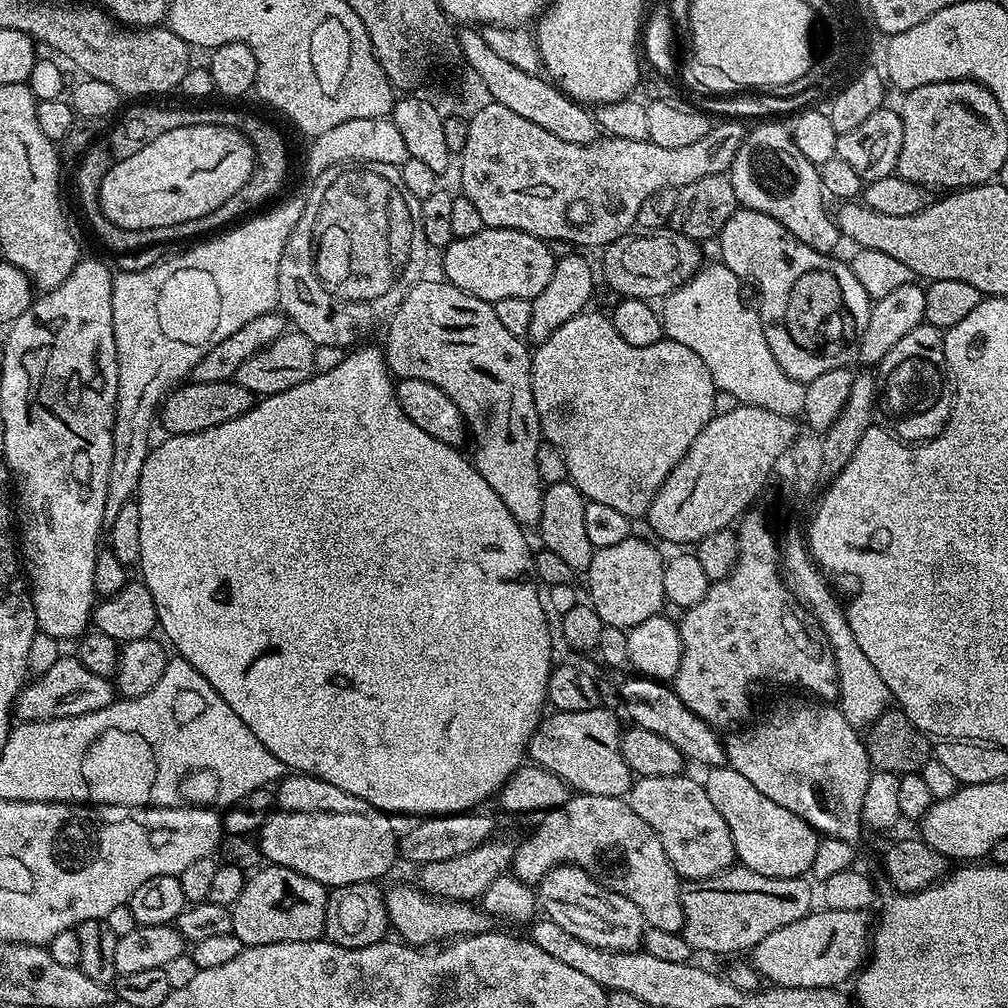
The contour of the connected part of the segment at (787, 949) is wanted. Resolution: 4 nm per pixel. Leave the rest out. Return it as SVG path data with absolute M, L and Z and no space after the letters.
M813 910L798 918L798 922L790 922L790 926L782 926L782 930L774 930L774 934L762 938L762 942L751 949L750 957L757 970L772 979L769 981L773 985L783 988L834 988L843 985L843 980L851 981L866 963L870 952L868 918L868 912L858 910Z

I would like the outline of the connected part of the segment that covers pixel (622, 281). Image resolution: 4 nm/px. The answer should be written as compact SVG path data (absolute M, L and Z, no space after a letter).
M671 230L620 236L603 249L604 280L617 292L617 297L652 302L655 296L667 297L700 271L705 263L700 248L697 241Z

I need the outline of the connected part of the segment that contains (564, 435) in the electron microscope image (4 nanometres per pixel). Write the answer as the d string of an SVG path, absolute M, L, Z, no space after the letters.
M585 310L579 312L570 322L558 326L546 342L542 342L531 353L532 358L532 389L534 390L534 406L538 410L540 419L540 431L543 439L547 443L558 446L562 458L566 458L566 470L568 479L572 481L573 486L577 488L585 501L603 502L606 506L614 506L614 510L619 510L621 514L626 514L629 518L636 516L643 517L652 505L656 492L666 482L666 478L672 472L672 467L676 465L690 450L694 438L712 421L716 408L716 396L718 389L710 370L706 370L706 362L690 350L690 346L682 346L682 342L674 342L667 338L654 342L654 346L630 346L630 342L625 342L618 330L614 330L611 319L600 312Z

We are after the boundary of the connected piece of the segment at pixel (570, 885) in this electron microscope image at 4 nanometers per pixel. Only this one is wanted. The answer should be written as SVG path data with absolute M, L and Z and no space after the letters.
M556 867L543 877L536 893L545 917L587 945L611 952L628 952L635 951L643 943L646 925L638 906L624 895L602 887L578 867Z

